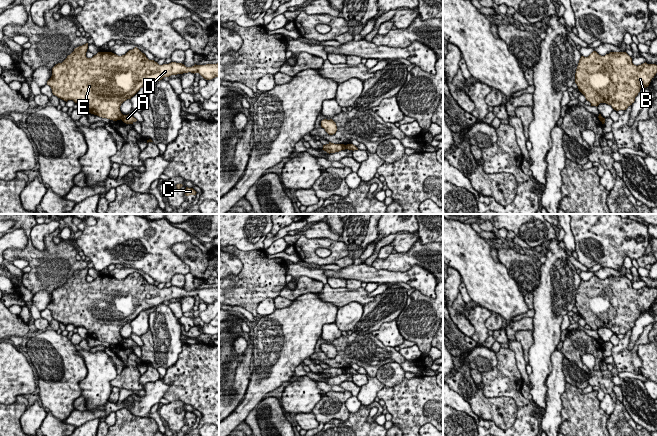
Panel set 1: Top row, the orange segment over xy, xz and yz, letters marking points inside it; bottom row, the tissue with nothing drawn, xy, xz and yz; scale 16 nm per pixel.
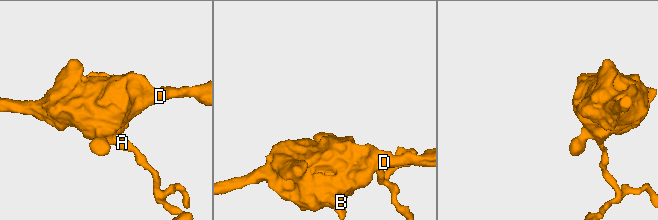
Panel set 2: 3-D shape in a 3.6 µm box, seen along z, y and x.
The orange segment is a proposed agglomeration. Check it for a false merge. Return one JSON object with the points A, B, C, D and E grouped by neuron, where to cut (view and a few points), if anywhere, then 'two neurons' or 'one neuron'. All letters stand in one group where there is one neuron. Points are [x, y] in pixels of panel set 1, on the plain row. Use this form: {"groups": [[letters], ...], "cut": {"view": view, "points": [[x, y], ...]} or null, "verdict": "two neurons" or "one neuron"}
{"groups": [["A", "C"], ["B", "D", "E"]], "cut": {"view": "xy", "points": [[122, 338], [120, 342]]}, "verdict": "two neurons"}

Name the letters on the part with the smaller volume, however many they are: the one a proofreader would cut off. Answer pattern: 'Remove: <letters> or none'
Remove: B, D, E

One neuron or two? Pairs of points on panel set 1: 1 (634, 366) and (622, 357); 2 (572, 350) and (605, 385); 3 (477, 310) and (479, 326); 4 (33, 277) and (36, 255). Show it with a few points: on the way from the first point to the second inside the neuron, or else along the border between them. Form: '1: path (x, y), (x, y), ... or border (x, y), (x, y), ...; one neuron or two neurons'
1: path (631, 363), (625, 360); one neuron
2: border (583, 351), (593, 355), (594, 368), (598, 370); two neurons
3: path (477, 314), (478, 322); one neuron
4: path (35, 272), (36, 260); one neuron

